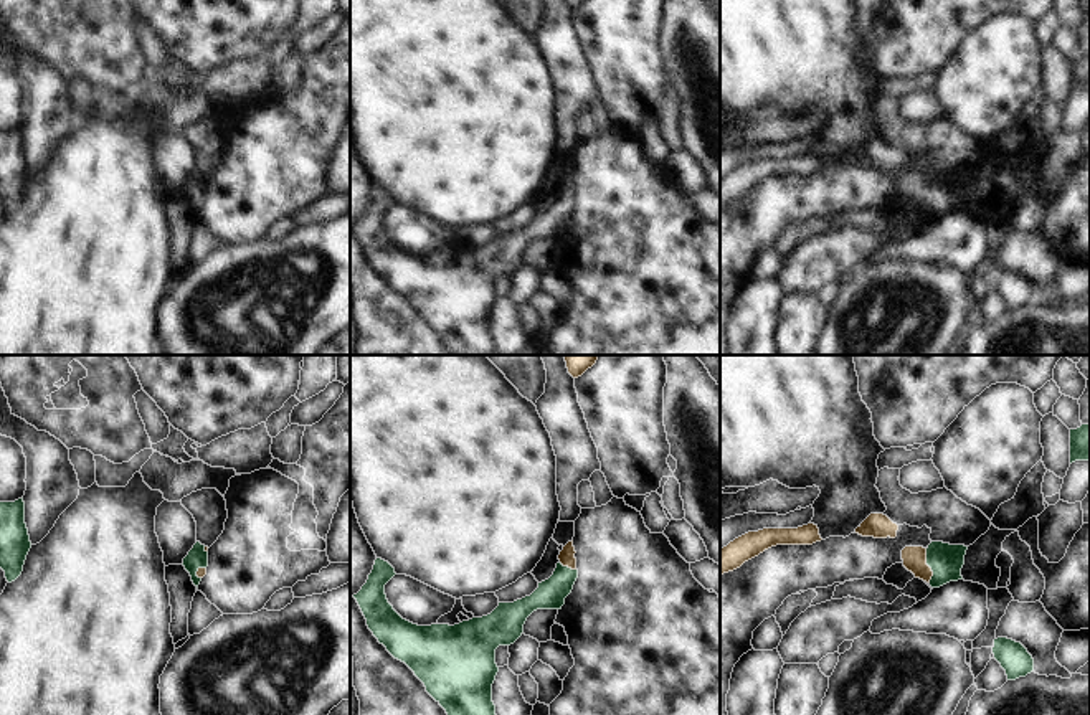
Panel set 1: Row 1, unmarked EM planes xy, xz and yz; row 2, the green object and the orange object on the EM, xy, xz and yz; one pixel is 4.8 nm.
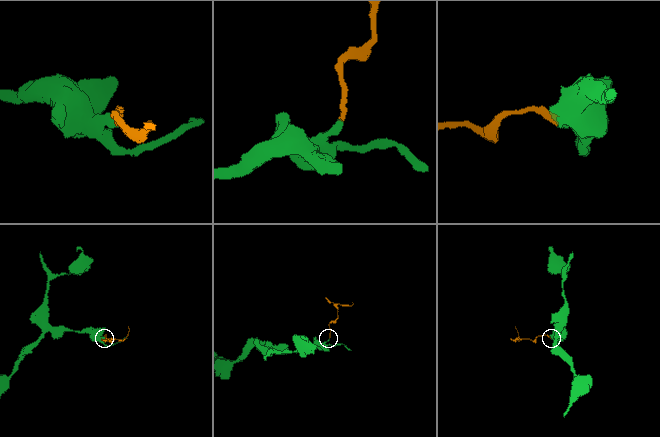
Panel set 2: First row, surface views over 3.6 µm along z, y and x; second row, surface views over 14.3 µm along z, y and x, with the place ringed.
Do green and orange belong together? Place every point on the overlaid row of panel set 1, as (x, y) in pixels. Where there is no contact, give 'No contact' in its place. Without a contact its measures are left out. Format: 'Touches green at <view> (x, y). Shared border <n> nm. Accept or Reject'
Touches green at yz (927, 563). Shared border 170 nm. Accept.

